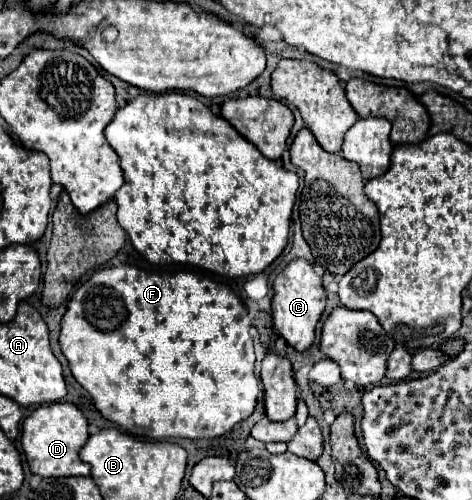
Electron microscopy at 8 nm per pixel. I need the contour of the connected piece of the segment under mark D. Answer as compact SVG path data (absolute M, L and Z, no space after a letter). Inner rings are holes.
M55 402L39 406L31 416L25 418L21 430L21 446L27 464L33 474L41 478L63 478L63 476L89 476L89 464L79 458L81 446L87 442L87 420L83 412L69 402Z

